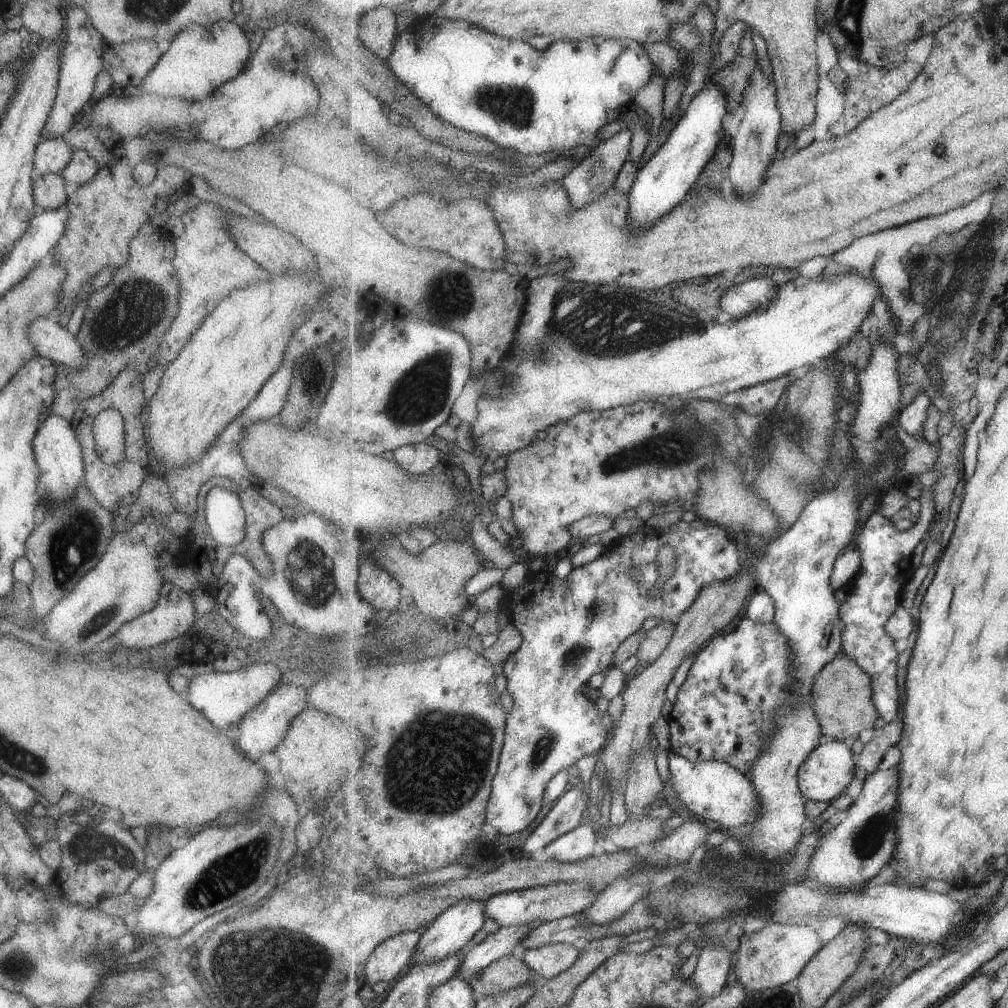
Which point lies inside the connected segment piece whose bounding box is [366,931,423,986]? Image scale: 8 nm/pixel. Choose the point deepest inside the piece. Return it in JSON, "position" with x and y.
{"position":[392,957]}

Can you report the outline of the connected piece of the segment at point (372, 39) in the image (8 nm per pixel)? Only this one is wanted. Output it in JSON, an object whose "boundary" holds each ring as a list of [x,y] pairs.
{"boundary":[[[378,8],[370,14],[366,14],[362,19],[362,27],[372,26],[372,34],[368,36],[365,32],[365,43],[368,44],[375,53],[388,61],[392,56],[398,37],[398,16],[392,8]]]}

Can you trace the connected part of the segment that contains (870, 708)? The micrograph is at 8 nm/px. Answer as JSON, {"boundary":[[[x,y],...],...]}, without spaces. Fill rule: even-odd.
{"boundary":[[[844,652],[821,670],[813,688],[813,697],[825,739],[844,741],[850,737],[858,738],[866,729],[875,729],[881,717],[875,703],[872,675]]]}

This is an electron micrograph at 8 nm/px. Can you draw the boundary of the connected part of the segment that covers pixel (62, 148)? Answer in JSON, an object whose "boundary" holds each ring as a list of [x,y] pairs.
{"boundary":[[[62,139],[42,140],[34,155],[35,175],[61,173],[70,162],[74,149]]]}

